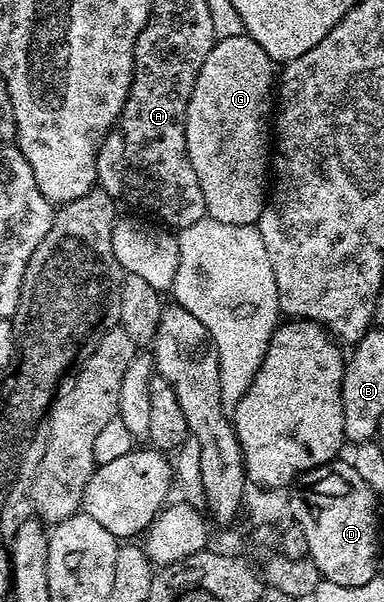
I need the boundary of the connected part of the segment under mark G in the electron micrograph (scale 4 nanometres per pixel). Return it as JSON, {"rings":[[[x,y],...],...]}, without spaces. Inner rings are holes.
{"rings":[[[247,33],[238,37],[217,39],[210,49],[206,61],[202,61],[202,69],[194,81],[194,93],[190,93],[190,105],[186,109],[184,136],[186,149],[190,157],[190,165],[194,165],[194,173],[198,173],[198,185],[202,185],[202,197],[206,197],[206,215],[209,219],[217,219],[226,225],[256,225],[270,194],[270,120],[274,115],[274,64],[272,58],[252,40]]]}

